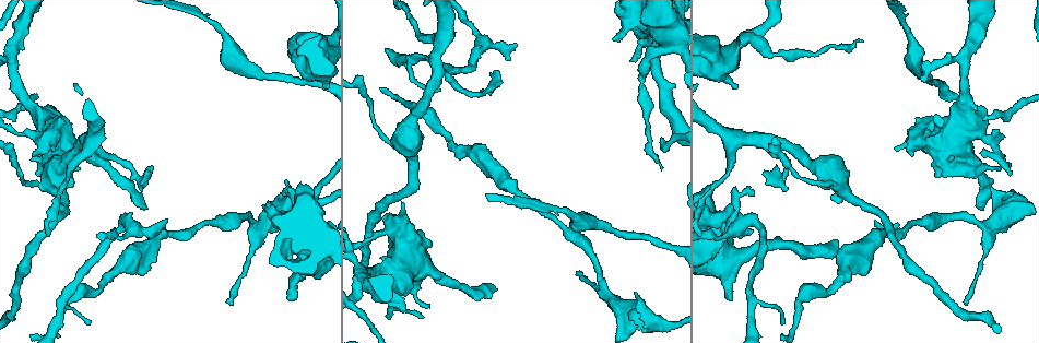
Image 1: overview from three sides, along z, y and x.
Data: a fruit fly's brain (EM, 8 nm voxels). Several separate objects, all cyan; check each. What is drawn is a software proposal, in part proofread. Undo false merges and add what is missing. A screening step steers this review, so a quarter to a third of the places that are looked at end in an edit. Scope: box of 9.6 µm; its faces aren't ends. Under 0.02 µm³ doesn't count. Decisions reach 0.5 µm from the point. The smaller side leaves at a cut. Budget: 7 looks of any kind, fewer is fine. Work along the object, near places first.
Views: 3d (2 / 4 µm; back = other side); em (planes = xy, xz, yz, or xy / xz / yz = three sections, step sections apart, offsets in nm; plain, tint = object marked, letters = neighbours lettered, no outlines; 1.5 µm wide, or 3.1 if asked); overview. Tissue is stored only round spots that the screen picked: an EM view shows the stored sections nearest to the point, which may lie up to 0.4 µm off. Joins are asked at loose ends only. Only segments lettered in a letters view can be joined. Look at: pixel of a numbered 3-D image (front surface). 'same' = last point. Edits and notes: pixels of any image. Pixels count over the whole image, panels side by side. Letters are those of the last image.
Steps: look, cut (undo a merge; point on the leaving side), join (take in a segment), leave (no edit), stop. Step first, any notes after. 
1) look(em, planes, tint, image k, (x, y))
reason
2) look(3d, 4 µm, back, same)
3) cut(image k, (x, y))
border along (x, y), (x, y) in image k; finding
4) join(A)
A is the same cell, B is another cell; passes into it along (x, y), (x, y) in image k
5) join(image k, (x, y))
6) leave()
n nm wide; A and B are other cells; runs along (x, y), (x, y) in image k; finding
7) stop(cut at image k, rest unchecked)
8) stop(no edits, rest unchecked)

look(3d, 4 µm, image 1, (642, 84))

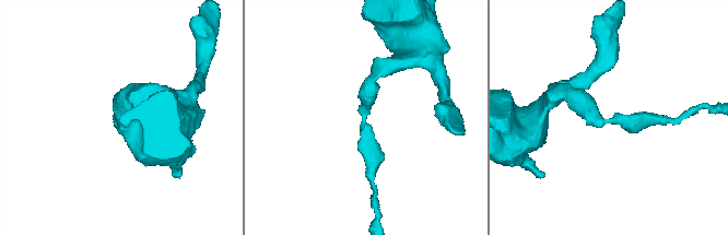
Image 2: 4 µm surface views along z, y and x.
look(em, xz, step 8, letters, image 2, (366, 122))
need the tissue

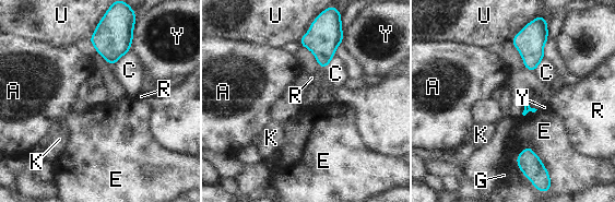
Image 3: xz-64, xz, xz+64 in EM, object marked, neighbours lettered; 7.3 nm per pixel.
leave()
A, C, E, G, K, R, U and Y are other cells; border along (525, 102), (521, 114) in image 3; one neuron here

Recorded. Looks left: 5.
look(em, planes, letters, image 1, (672, 22))
branch stops here

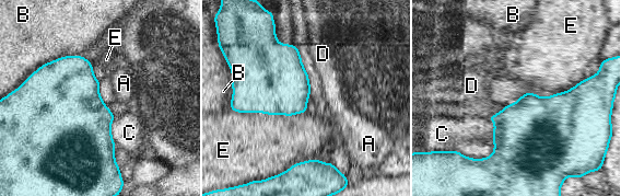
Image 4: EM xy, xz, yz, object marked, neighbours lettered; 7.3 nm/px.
leave()
440 nm wide; A, B, C, D and E are other cells; border along (231, 110), (285, 115), (306, 112) in image 4; none of them fits

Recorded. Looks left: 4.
look(3d, 4 µm, image 1, (799, 304))
calibre changes

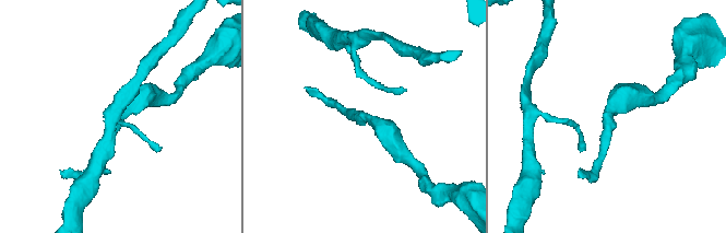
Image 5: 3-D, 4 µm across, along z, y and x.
look(em, planes, tint, image 5, (364, 119))

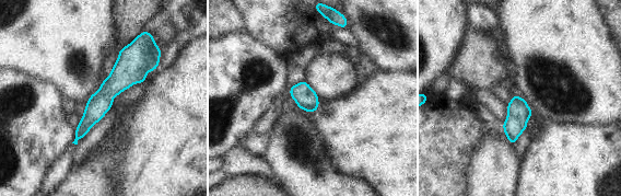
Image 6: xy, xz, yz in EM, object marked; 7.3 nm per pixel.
look(em, planes, letters, same)

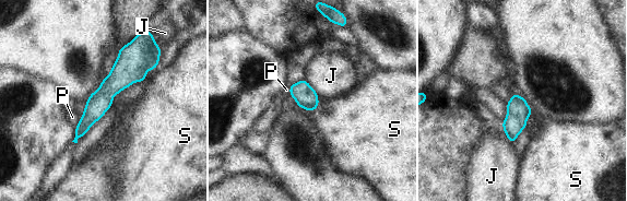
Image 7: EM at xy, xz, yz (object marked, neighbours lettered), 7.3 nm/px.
leave()
J touches over 150 nm; J, P and S are other cells; runs along (137, 42), (132, 64), (78, 133) in image 7; continuous, no second neuron

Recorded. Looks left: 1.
stop(no edits, rest unchecked)

